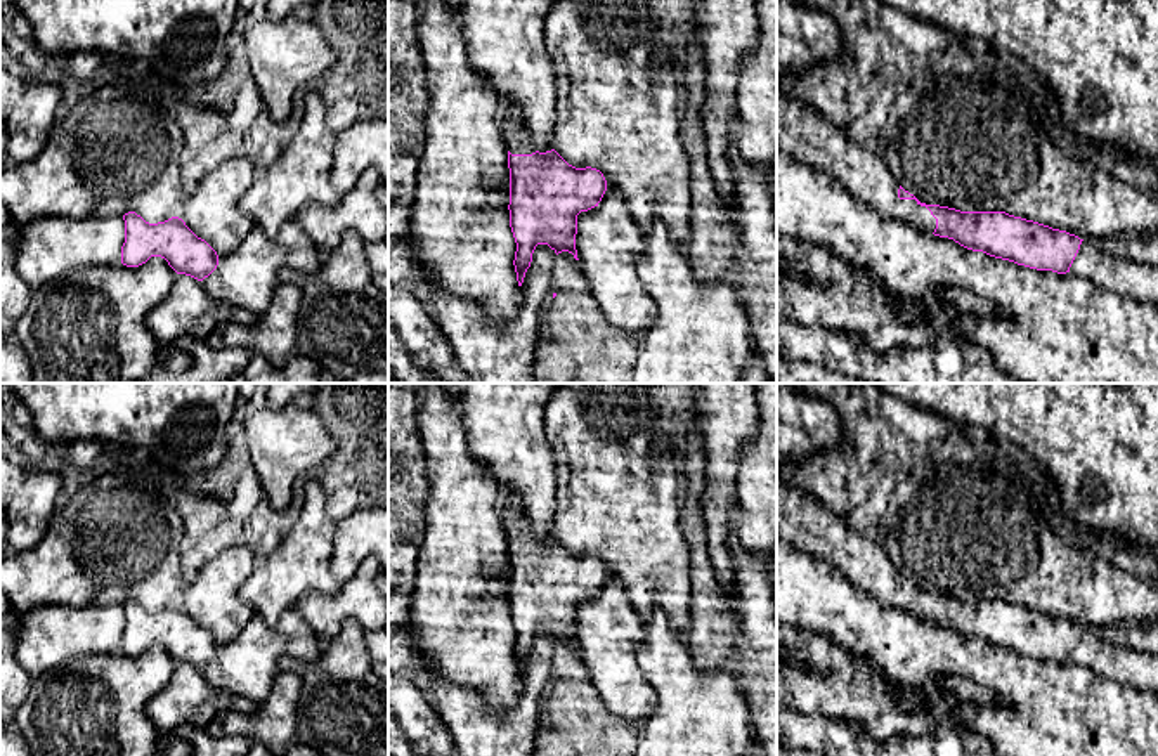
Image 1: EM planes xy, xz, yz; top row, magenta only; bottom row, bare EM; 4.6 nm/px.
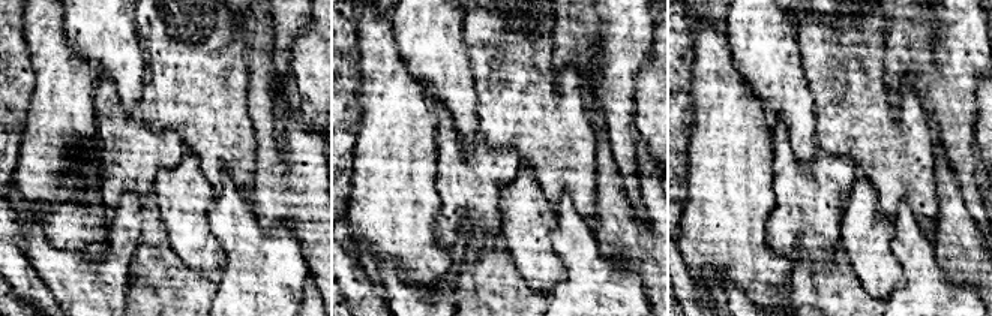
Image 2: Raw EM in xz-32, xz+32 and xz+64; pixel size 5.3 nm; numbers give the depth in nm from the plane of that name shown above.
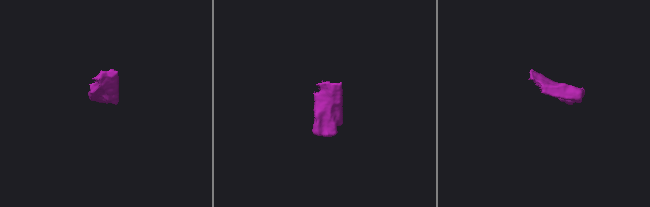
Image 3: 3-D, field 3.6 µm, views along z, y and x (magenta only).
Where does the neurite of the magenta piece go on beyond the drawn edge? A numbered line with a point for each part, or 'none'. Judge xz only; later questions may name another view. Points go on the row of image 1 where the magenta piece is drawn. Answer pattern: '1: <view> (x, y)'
1: xz (517, 136)

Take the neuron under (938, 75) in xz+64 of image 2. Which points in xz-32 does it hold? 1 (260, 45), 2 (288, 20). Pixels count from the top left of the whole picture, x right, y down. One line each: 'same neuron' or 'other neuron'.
1: other neuron
2: same neuron

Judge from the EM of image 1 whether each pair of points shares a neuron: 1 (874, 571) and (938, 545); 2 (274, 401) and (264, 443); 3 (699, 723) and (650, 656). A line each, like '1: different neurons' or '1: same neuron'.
1: different neurons
2: different neurons
3: same neuron

